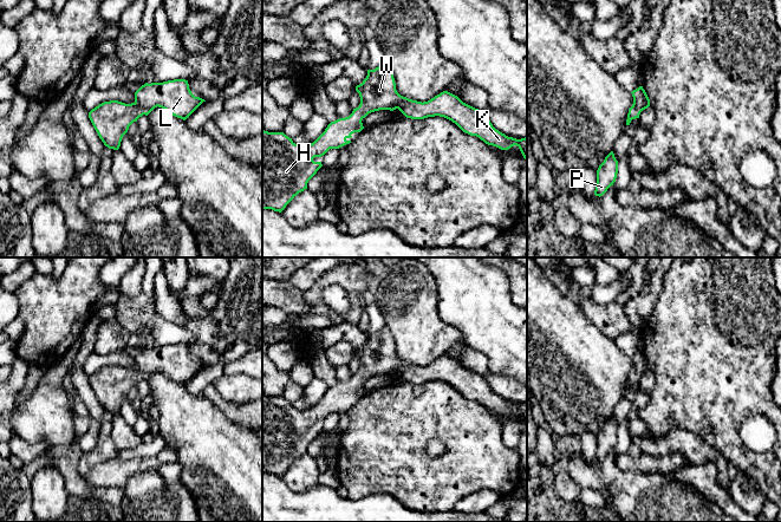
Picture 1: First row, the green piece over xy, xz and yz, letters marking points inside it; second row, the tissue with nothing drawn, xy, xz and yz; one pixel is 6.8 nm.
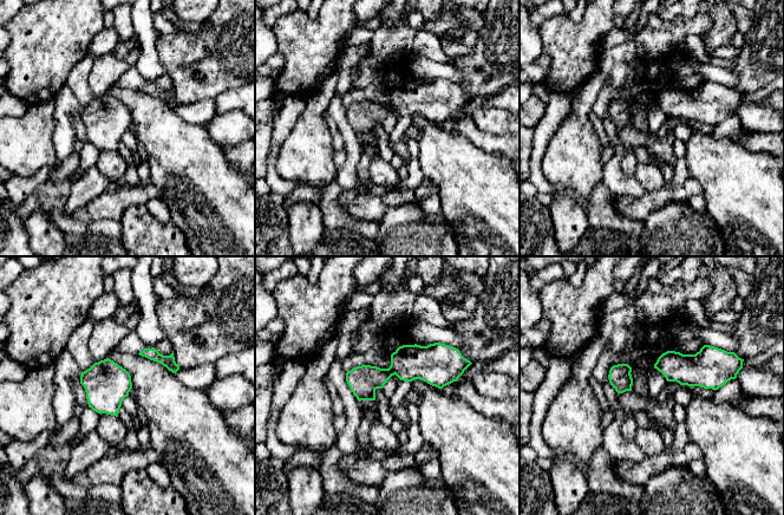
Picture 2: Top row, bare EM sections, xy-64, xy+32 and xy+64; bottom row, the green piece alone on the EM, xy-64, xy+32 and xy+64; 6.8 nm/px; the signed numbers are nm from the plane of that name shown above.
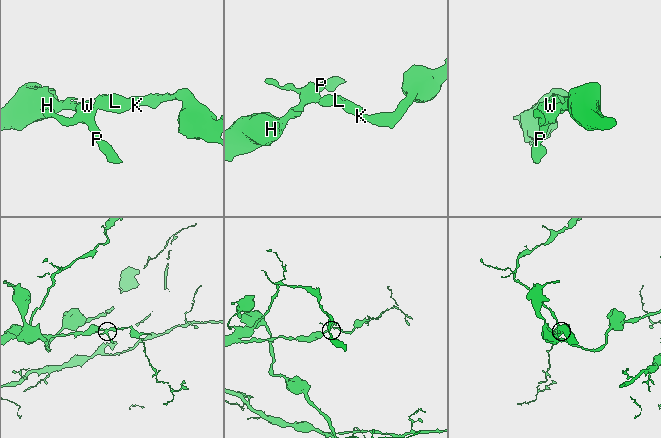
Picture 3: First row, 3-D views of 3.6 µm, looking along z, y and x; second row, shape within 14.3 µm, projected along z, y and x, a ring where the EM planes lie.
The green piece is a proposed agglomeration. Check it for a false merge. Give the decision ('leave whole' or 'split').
leave whole

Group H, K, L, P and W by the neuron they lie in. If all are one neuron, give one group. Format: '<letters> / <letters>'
H K L P W

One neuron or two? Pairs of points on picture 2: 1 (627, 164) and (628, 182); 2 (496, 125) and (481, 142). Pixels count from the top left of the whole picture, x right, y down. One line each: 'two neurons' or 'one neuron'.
1: two neurons
2: two neurons

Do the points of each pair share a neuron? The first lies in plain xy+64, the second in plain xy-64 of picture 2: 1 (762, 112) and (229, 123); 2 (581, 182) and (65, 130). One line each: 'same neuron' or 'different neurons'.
1: same neuron
2: different neurons

